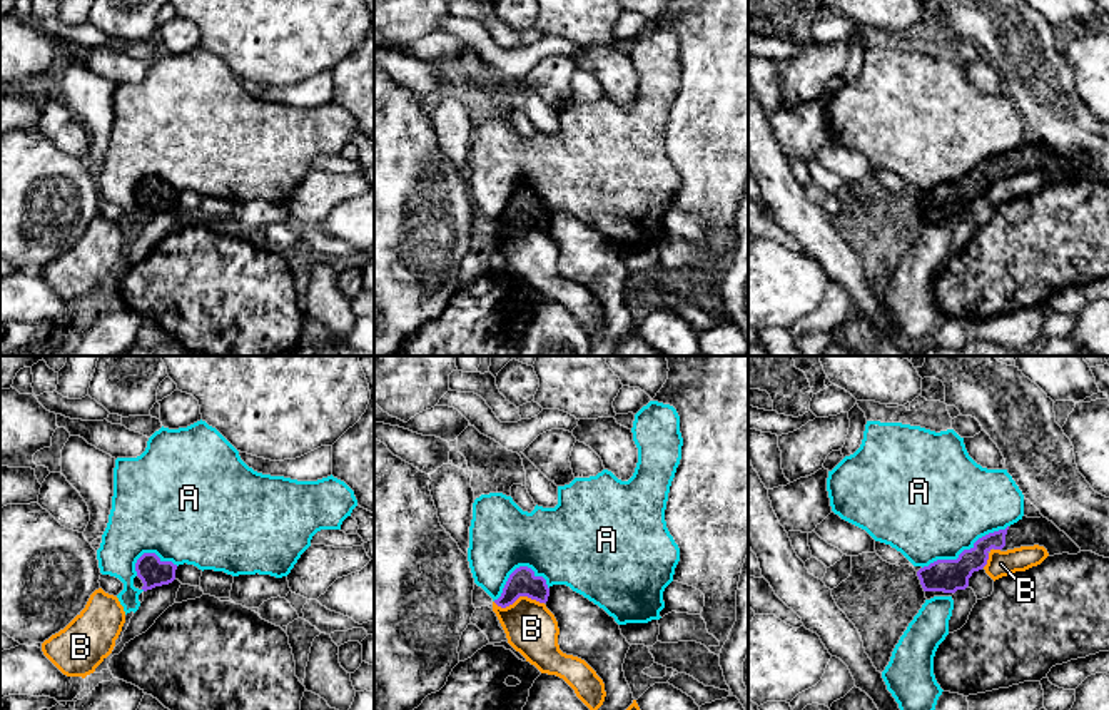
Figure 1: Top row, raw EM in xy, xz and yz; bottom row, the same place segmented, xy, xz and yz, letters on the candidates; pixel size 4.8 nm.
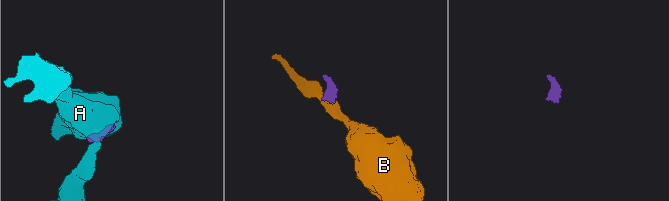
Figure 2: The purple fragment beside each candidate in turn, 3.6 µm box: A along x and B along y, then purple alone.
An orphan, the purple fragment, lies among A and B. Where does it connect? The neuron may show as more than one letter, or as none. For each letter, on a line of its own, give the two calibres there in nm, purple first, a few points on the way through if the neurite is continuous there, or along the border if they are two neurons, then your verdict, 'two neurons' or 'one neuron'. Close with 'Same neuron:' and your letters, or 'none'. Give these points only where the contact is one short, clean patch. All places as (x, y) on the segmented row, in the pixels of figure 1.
A: 160 nm thick on the purple side, 500 nm on the other; two neurons
B: 140 nm thick on the purple side, 240 nm on the other; border along xz (493, 602), (508, 607), (520, 597), (530, 597), (543, 603); two neurons
Same neuron: none

